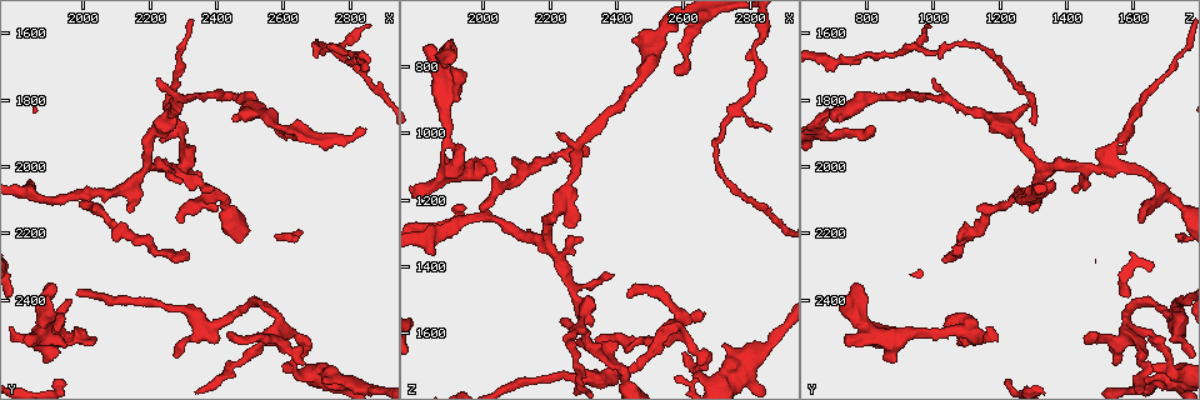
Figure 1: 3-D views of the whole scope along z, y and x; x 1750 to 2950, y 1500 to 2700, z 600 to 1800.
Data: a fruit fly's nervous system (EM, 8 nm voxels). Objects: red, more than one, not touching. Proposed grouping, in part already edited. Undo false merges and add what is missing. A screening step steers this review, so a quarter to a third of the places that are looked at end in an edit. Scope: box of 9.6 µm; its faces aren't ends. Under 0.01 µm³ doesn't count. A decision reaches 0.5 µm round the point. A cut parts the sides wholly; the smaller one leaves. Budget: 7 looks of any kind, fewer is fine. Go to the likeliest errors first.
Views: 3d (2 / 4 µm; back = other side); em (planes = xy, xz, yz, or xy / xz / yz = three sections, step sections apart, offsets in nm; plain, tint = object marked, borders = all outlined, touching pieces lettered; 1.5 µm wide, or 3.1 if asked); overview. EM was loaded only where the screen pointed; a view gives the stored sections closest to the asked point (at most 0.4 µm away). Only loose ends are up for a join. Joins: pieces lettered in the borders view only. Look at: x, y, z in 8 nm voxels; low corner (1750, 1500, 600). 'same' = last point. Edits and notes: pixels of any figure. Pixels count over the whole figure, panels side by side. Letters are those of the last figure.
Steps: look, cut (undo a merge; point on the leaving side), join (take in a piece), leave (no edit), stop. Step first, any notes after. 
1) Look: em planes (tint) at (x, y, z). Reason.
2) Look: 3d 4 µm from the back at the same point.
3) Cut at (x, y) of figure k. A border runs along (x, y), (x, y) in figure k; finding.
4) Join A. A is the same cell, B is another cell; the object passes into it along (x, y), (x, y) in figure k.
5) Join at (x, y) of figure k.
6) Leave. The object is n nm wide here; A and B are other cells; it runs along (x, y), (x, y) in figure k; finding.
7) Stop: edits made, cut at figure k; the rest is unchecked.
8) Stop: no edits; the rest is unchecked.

Look: em yz step 8 (borders) at (2030, 2530, 1080). Free end.

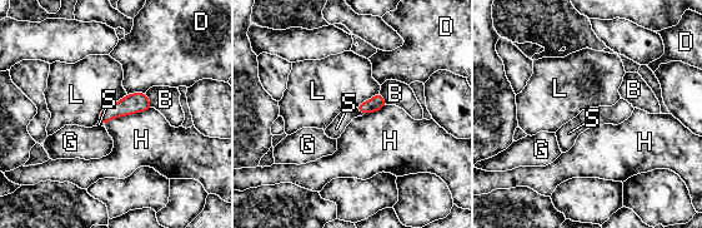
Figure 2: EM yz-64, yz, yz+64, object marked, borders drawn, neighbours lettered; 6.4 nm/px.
Leave. B, D, G, H, L and S are other cells; a border runs along (354, 107), (364, 113) in figure 2; none of them fits.

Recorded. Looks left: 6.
Look: 3d 4 µm at (2450, 1870, 720). An open end.

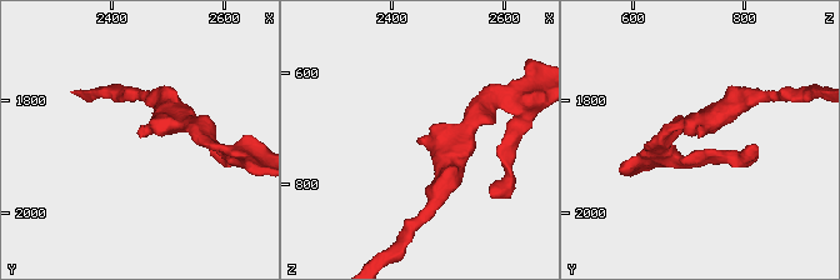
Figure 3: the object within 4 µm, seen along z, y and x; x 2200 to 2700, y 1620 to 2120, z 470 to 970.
Look: em planes (borders) at (2455, 1865, 720). Need the tissue.

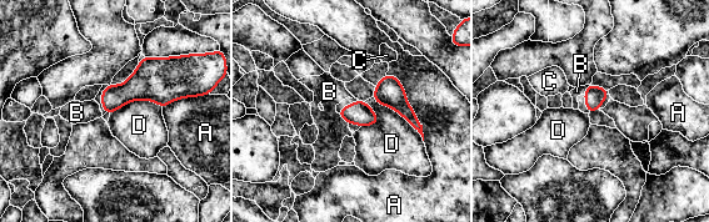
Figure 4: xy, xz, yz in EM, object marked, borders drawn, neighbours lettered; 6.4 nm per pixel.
Join B. B is the same cell, A, C and D are other cells; the object passes into it along (359, 112), (343, 117), (329, 91) in figure 4; it goes on there.

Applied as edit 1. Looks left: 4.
Look: 3d 2 µm from the back at (2390, 2130, 1630). An open end.

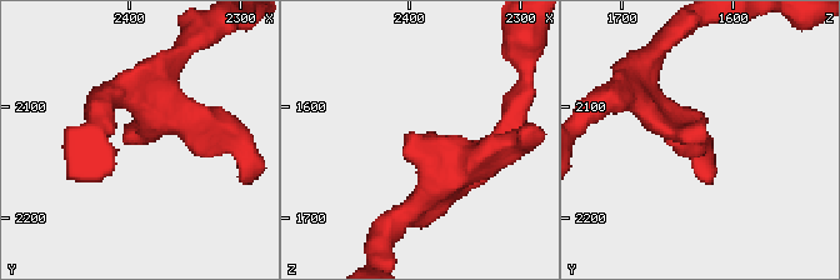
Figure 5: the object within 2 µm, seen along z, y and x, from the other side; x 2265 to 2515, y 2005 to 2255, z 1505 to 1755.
Look: em planes (borders) at (2402, 2128, 1624).

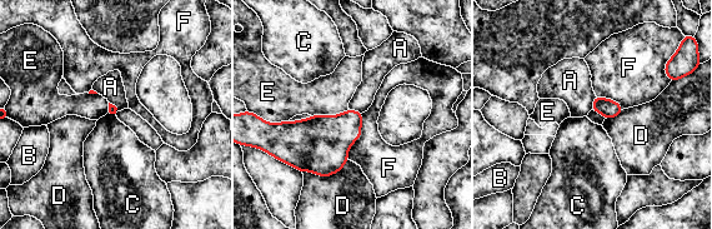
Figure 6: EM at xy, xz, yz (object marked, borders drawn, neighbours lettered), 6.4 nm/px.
Leave. A, B, C, D, E and F are other cells; none of them fits.

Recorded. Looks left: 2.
Stop: edits made, join at figure 4; the rest is unchecked.

